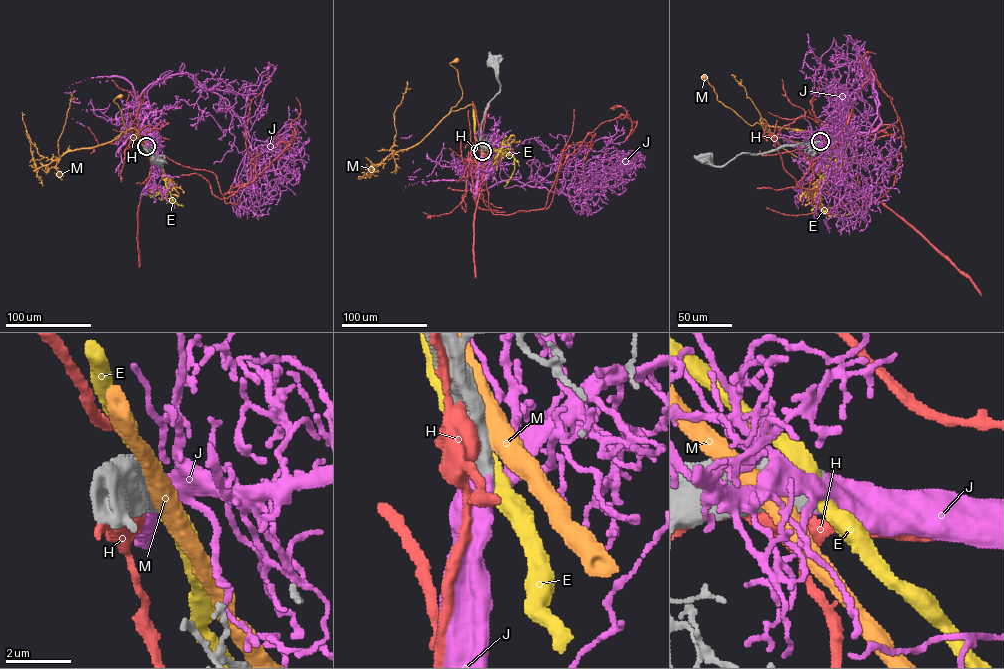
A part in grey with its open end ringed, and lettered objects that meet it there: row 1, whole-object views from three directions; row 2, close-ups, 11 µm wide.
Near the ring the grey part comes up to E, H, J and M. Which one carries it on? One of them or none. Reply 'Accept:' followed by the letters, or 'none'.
Accept: J

